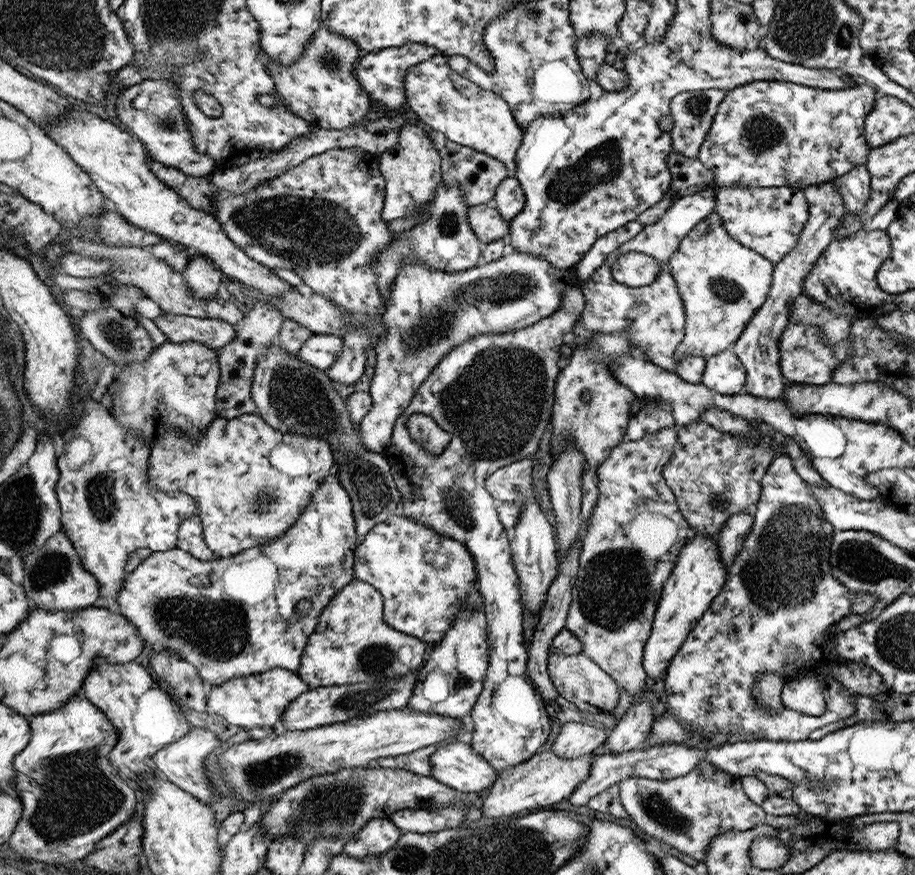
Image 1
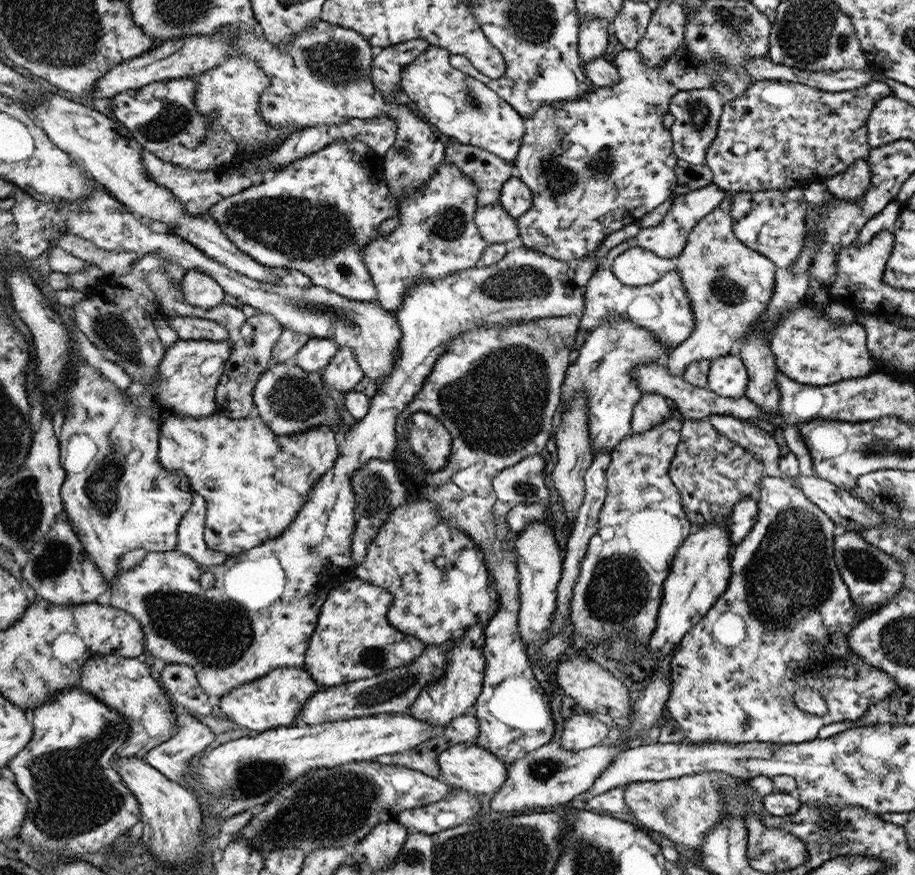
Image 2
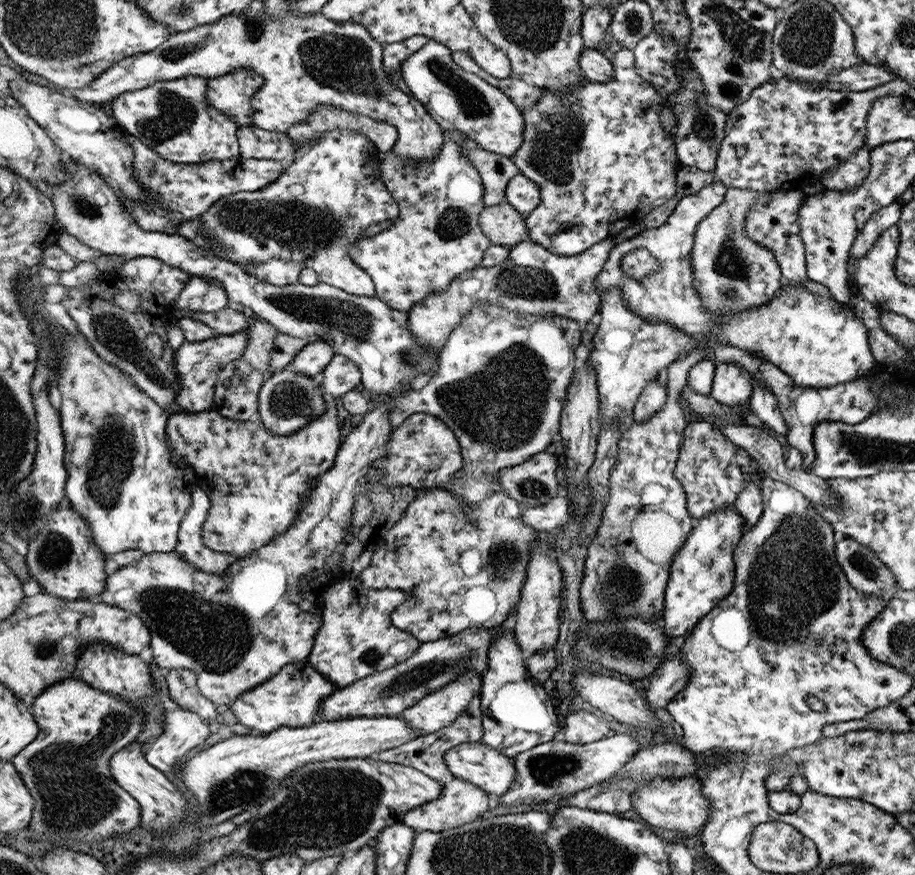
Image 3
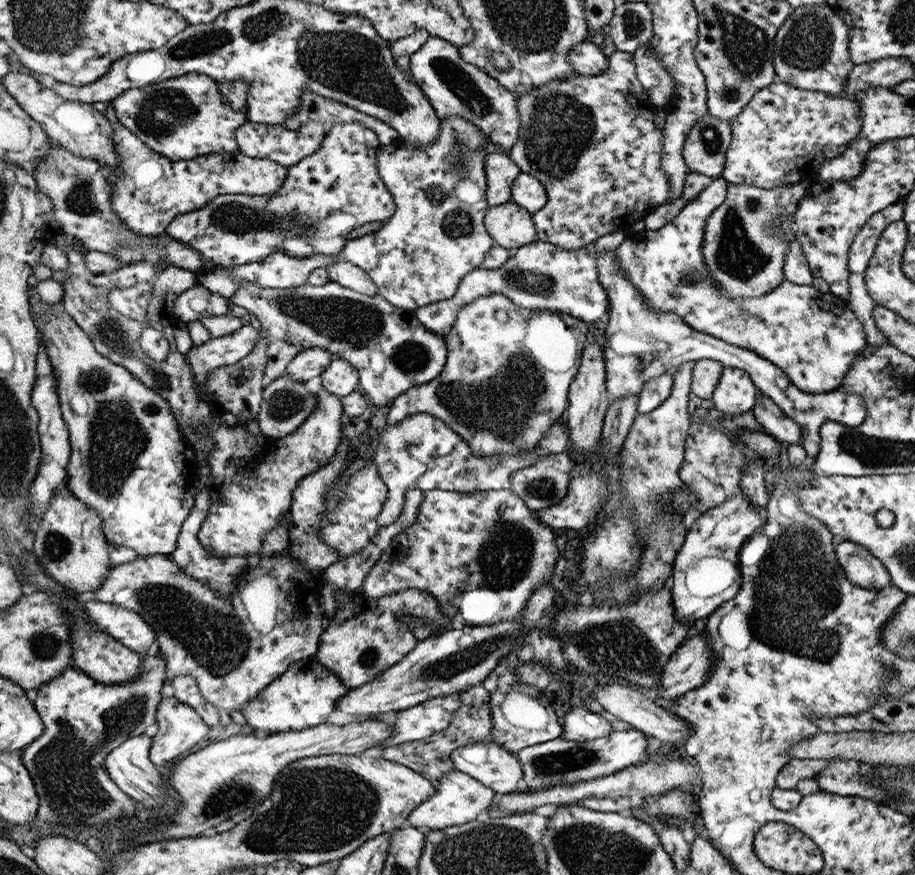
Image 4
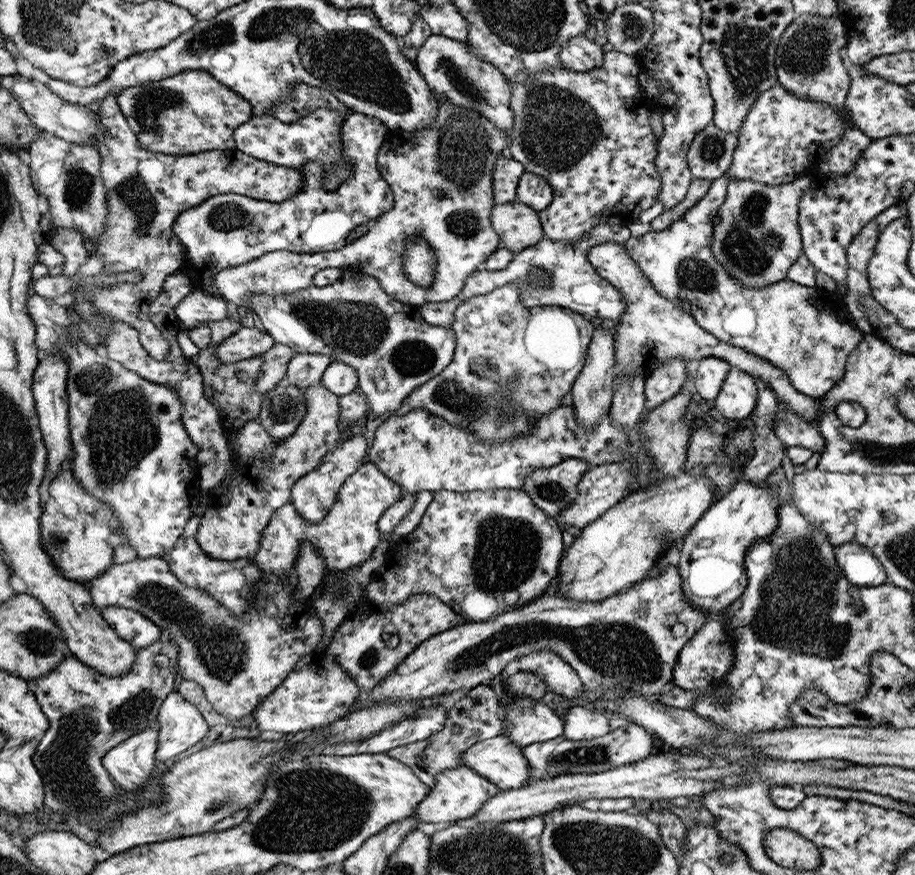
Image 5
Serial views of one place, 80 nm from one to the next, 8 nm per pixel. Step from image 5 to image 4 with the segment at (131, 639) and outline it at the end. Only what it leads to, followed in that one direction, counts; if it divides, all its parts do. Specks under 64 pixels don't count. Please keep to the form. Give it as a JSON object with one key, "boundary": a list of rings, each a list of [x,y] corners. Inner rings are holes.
{"boundary":[[[90,600],[83,603],[95,626],[103,627],[108,634],[118,639],[124,646],[142,653],[157,640],[158,635],[140,614],[122,606]]]}

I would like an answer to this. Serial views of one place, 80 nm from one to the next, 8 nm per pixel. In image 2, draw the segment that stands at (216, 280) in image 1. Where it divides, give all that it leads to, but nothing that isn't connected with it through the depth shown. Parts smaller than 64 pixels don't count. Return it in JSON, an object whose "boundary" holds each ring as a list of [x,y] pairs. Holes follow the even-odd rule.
{"boundary":[[[188,269],[181,280],[181,291],[188,304],[213,309],[223,301],[225,290],[209,274]]]}

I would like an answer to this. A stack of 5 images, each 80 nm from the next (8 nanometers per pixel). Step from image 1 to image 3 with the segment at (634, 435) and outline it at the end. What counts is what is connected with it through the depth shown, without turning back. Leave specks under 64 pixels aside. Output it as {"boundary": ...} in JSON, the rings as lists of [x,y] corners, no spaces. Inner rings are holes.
{"boundary":[[[654,379],[650,381],[641,392],[633,408],[633,420],[644,422],[655,416],[667,404],[668,393],[666,381]]]}

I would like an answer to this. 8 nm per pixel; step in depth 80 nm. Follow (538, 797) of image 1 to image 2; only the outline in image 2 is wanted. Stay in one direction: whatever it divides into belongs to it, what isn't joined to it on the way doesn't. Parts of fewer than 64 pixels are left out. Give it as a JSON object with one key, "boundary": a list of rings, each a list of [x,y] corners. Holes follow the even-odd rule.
{"boundary":[[[548,742],[524,758],[508,766],[506,784],[490,800],[490,809],[496,812],[518,812],[524,808],[550,808],[577,800],[578,795],[588,792],[618,753],[626,752],[627,742],[615,745],[596,745],[584,750],[568,750],[562,742]]]}

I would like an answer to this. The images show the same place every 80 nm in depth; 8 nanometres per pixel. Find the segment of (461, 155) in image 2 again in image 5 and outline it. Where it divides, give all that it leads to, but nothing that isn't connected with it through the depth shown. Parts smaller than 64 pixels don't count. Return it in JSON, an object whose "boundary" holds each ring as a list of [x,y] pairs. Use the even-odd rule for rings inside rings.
{"boundary":[[[500,157],[495,166],[495,202],[496,205],[513,202],[519,198],[520,178],[526,173],[526,167],[516,159]]]}

